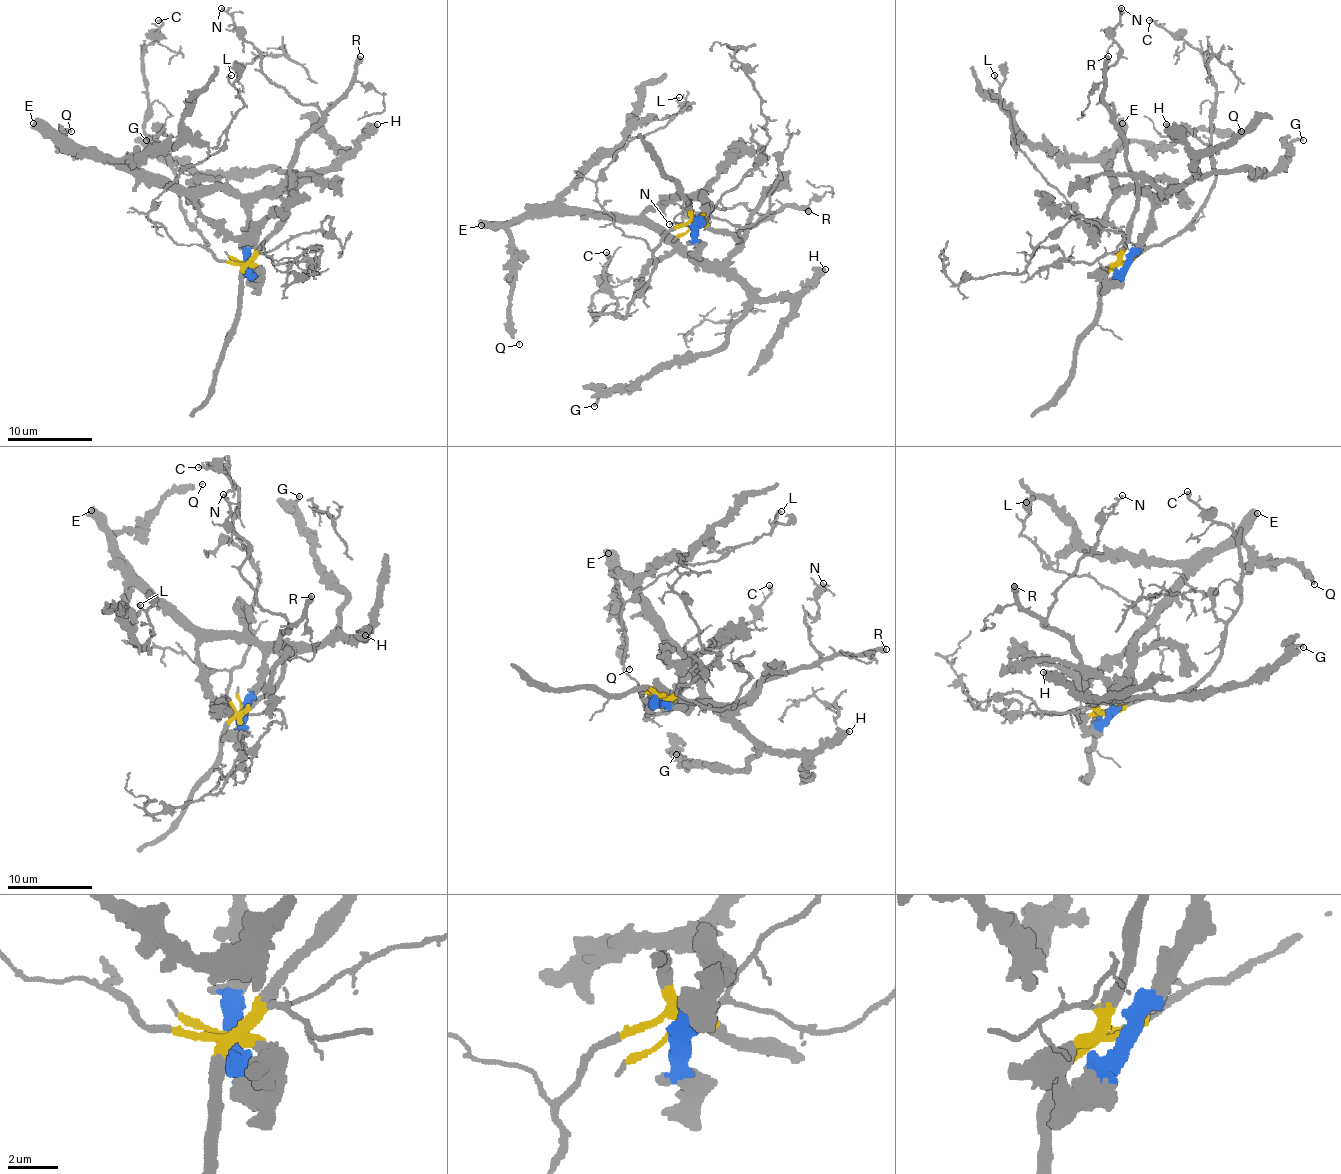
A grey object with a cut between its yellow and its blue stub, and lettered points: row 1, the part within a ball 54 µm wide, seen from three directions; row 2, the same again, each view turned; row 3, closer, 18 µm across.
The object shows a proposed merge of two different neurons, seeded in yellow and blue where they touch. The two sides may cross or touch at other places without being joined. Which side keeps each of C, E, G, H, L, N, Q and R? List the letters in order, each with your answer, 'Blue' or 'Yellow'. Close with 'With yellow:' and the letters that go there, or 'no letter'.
C: Yellow
E: Blue
G: Blue
H: Blue
L: Yellow
N: Yellow
Q: Blue
R: Yellow
With yellow: C, L, N, R

